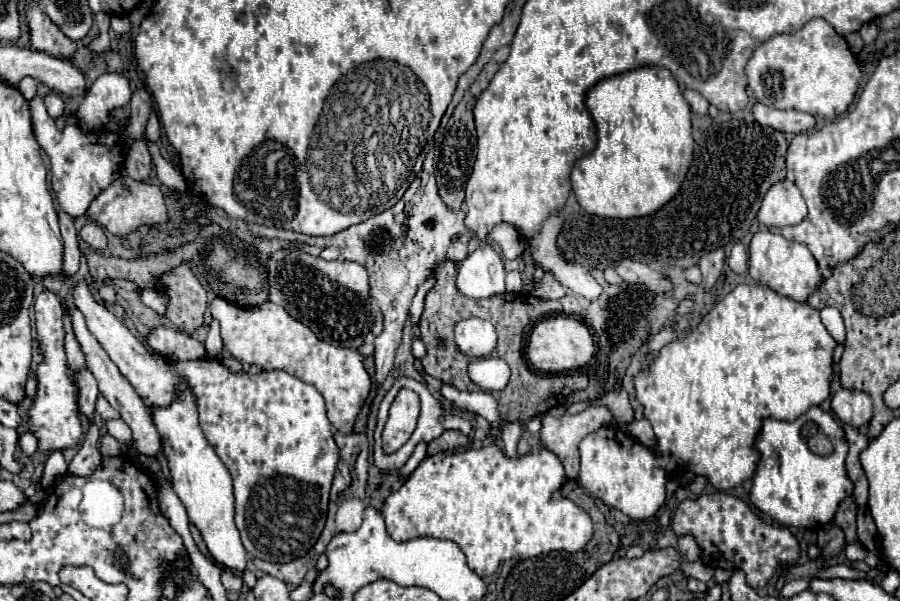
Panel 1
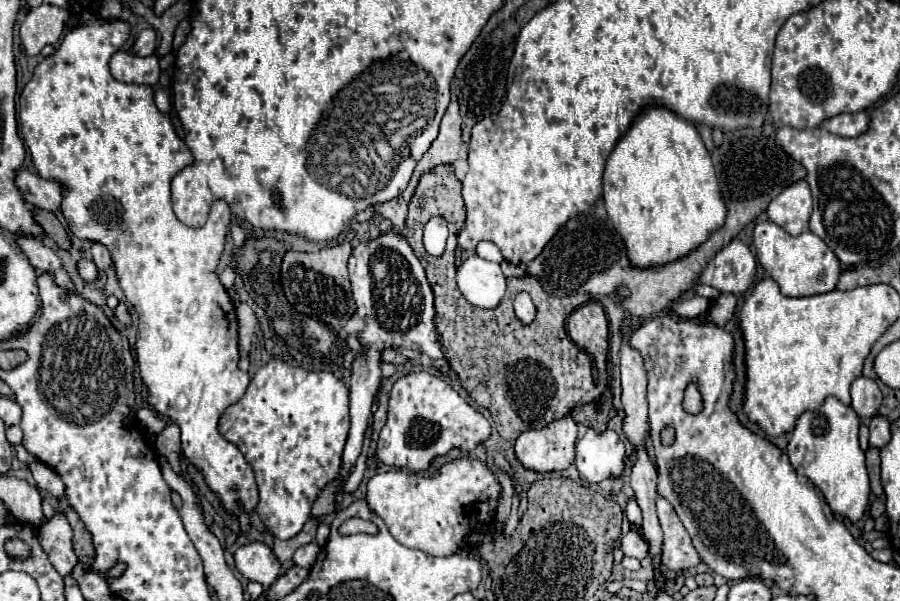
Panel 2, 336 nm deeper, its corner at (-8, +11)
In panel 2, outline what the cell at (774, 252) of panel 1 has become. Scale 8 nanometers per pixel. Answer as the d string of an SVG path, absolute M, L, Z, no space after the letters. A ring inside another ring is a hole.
M764 221L754 227L754 247L760 265L780 285L780 291L786 297L806 297L836 289L838 277L842 273L840 261L834 251L812 231L806 229L798 237L792 237L776 223Z

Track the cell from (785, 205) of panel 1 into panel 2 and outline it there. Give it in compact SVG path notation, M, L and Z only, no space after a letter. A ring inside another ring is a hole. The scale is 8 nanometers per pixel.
M796 181L786 187L768 205L768 217L772 223L780 225L790 235L800 235L808 225L812 213L812 195L808 183Z

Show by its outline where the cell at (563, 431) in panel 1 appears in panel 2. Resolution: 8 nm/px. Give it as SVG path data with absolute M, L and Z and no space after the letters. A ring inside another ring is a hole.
M572 417L558 419L544 429L524 431L516 443L516 459L532 471L564 471L574 463L574 441L578 425Z

